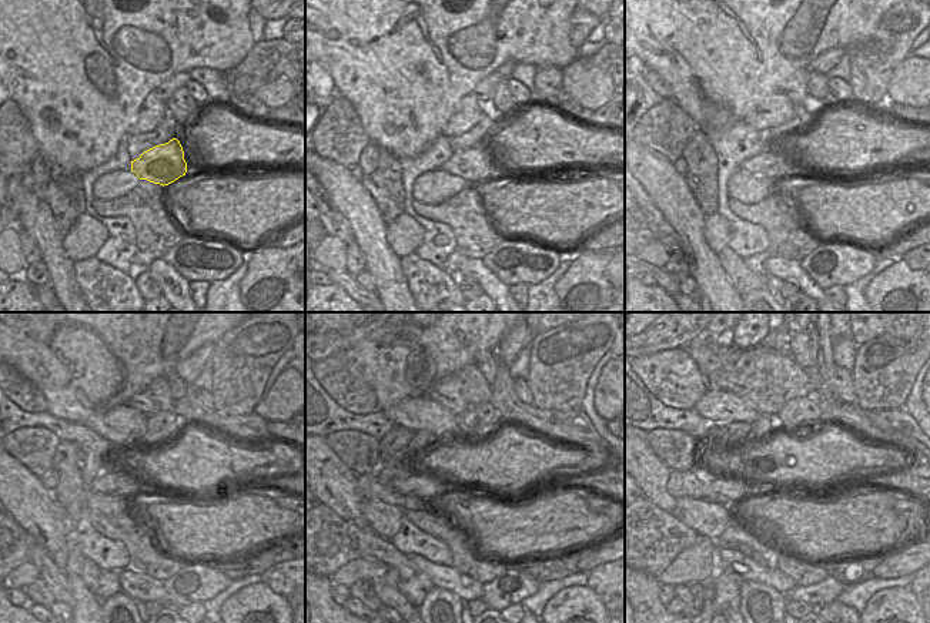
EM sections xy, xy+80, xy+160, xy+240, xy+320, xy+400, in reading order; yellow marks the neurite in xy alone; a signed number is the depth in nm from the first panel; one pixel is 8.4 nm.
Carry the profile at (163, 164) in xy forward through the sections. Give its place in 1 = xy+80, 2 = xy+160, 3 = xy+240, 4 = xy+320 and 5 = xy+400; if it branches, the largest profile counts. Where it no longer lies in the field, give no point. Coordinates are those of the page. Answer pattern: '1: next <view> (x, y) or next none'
1: next xy+80 (475, 164)
2: next xy+160 (775, 164)
3: next xy+240 (116, 482)
4: next xy+320 (425, 486)
5: next xy+400 (718, 489)

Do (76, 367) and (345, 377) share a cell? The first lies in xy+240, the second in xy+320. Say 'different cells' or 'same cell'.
different cells

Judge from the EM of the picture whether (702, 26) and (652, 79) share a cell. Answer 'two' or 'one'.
two

